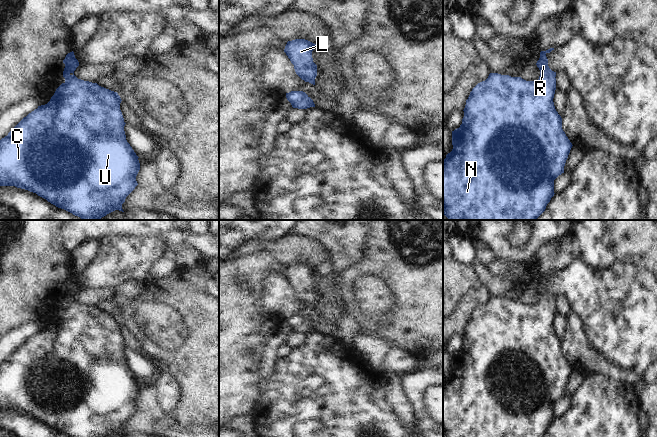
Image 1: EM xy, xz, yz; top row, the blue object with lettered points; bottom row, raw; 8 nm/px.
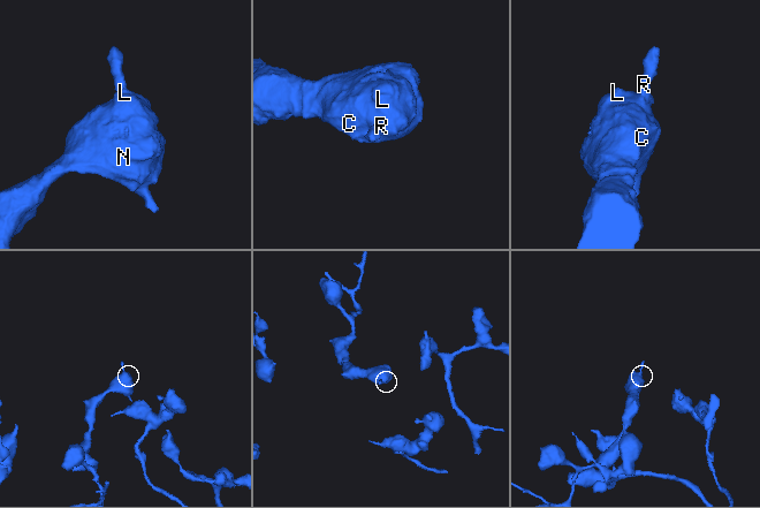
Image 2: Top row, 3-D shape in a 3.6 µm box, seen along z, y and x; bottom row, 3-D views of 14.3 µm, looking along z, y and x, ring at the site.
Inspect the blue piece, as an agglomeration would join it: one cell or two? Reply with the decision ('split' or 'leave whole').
leave whole

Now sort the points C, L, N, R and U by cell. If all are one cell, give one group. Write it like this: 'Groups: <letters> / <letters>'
Groups: C L N R U.

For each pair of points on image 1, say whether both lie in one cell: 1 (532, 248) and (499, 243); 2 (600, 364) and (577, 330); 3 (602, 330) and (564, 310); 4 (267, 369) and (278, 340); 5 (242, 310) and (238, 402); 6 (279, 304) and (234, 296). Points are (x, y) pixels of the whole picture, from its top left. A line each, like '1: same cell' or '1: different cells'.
1: same cell
2: same cell
3: different cells
4: same cell
5: same cell
6: different cells

